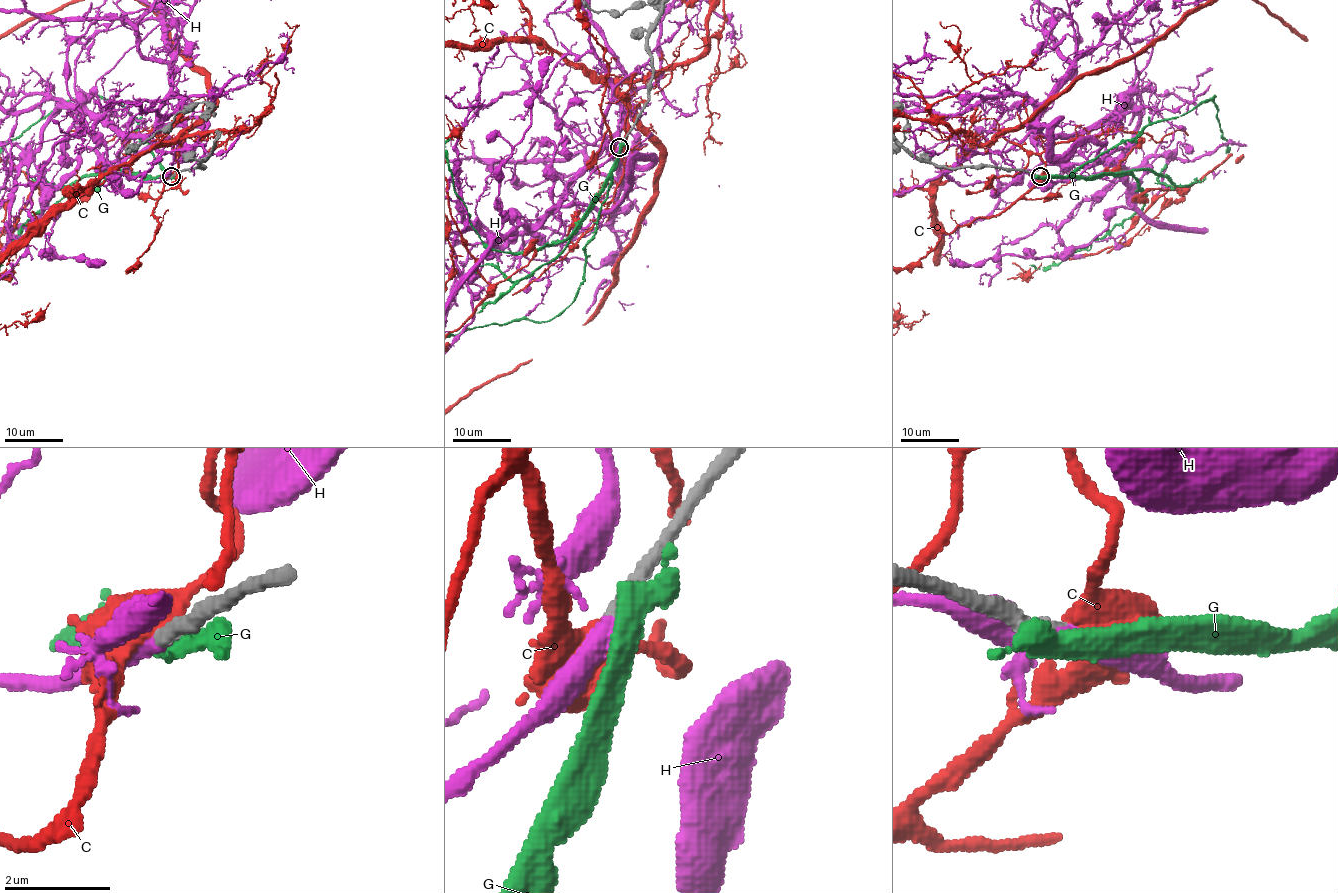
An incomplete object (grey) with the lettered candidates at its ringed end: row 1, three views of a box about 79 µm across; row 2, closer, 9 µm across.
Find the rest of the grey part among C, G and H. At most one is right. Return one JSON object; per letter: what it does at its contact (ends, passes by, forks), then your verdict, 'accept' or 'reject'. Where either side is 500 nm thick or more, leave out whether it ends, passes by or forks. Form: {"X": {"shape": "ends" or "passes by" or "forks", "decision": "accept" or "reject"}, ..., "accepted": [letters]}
{"C": {"decision": "reject"}, "G": {"shape": "passes by", "decision": "reject"}, "H": {"shape": "passes by", "decision": "accept"}, "accepted": ["H"]}

